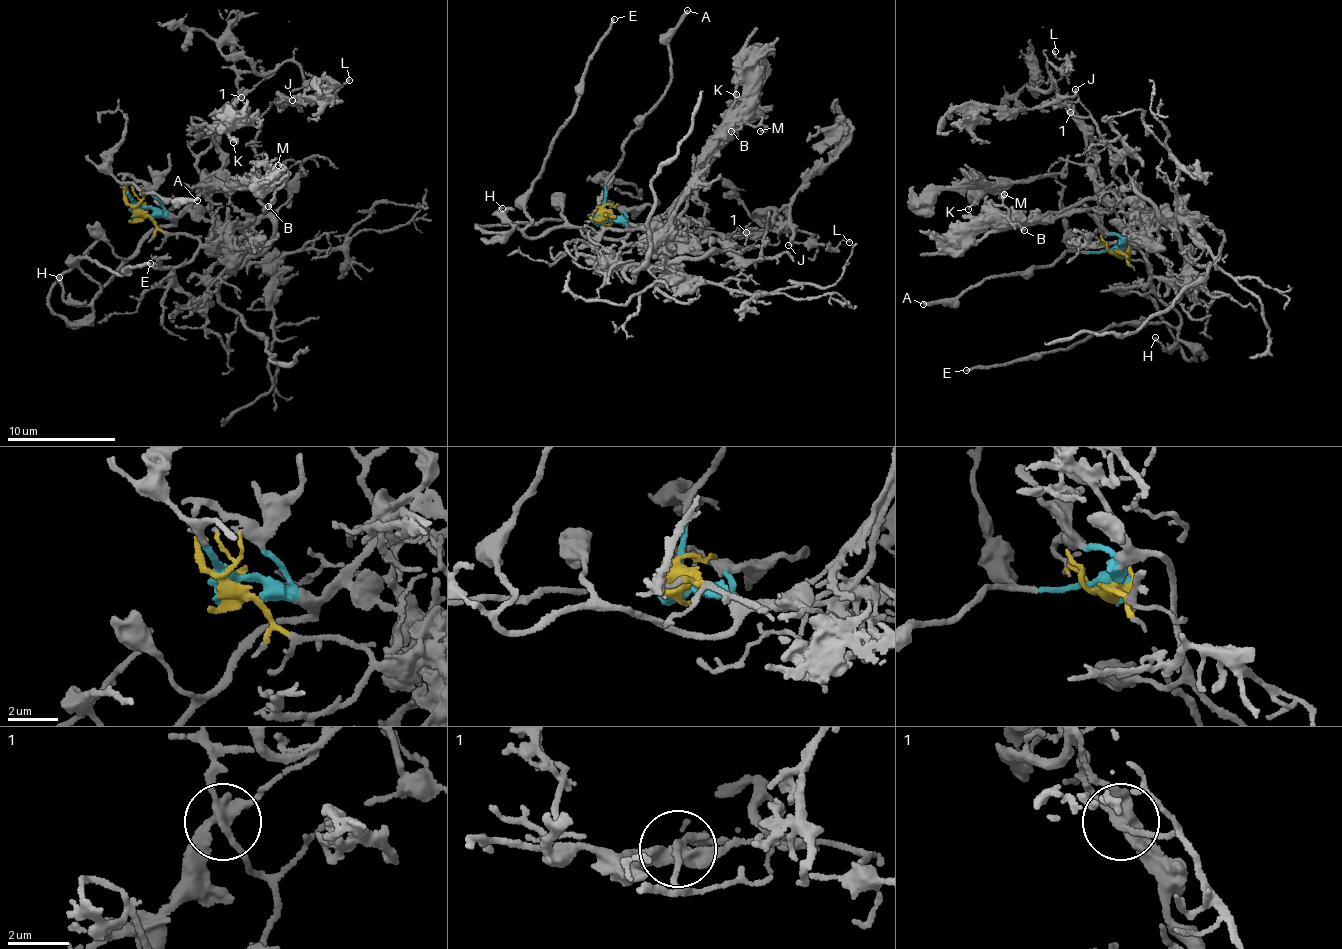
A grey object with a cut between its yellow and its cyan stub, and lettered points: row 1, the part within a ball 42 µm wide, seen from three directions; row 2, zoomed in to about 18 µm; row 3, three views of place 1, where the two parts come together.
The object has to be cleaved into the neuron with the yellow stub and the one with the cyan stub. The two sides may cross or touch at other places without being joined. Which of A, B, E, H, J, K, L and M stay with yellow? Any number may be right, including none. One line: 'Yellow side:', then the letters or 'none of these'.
Yellow side: none of these

